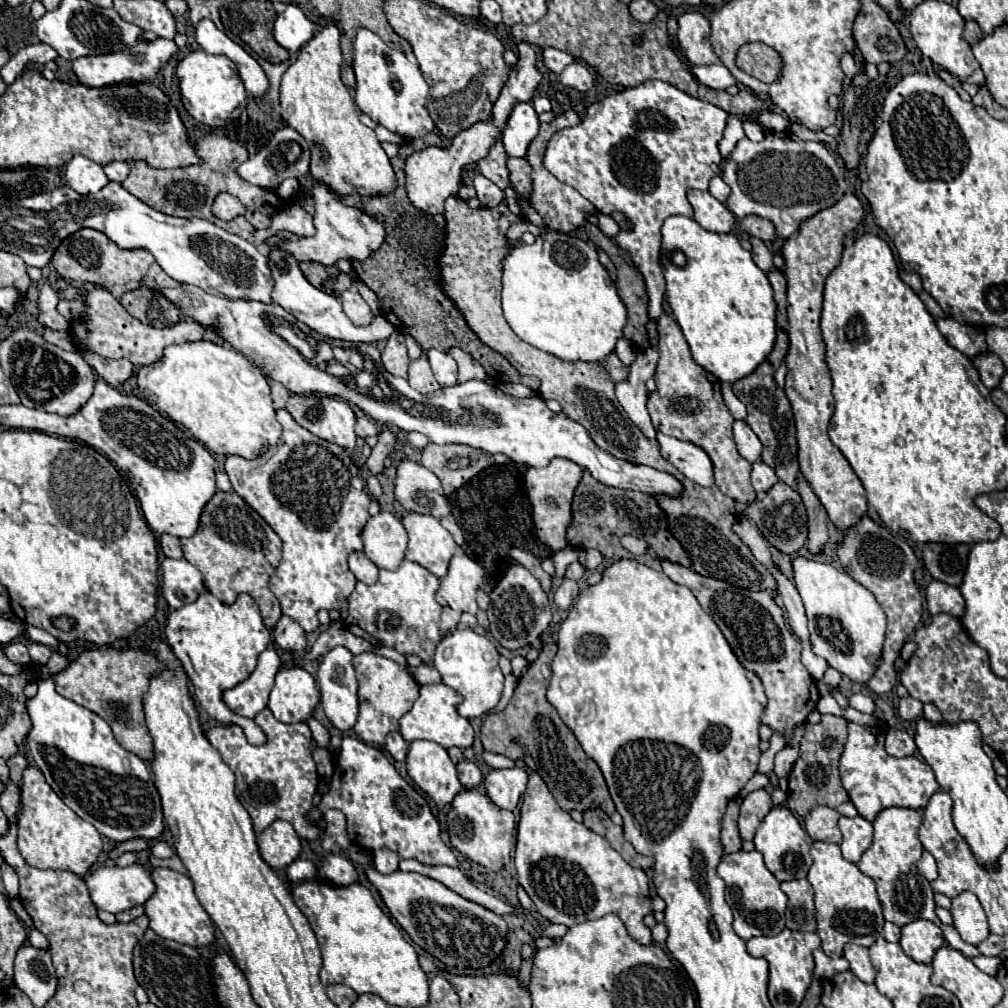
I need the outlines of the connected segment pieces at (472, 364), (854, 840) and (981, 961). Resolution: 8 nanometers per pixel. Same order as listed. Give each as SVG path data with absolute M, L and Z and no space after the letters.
M450 347L448 353L454 357L454 361L458 363L458 381L464 383L468 379L484 379L486 373L482 369L482 365L470 355L470 353L464 353L462 349L458 347Z
M840 817L838 827L842 831L842 855L844 859L858 863L862 853L870 847L872 843L872 823L866 821L864 817Z
M978 955L978 957L970 957L970 959L972 959L972 963L974 963L980 971L984 971L984 973L988 973L988 975L996 975L996 971L998 971L998 967L1000 967L1000 963L1002 963L1000 957L984 957L984 955Z

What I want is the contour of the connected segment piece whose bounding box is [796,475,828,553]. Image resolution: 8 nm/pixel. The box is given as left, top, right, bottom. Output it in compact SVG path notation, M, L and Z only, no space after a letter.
M800 475L798 477L798 493L806 505L808 511L808 549L810 553L820 553L824 543L828 541L828 529L826 529L826 509L818 501L816 493L810 489L810 483Z

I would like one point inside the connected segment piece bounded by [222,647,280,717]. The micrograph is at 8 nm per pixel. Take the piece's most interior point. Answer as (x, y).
(248, 698)

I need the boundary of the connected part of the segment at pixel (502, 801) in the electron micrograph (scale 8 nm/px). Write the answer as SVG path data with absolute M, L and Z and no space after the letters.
M520 767L512 769L494 769L486 775L484 787L492 803L496 803L500 809L510 809L514 811L520 795L526 791L528 775Z

